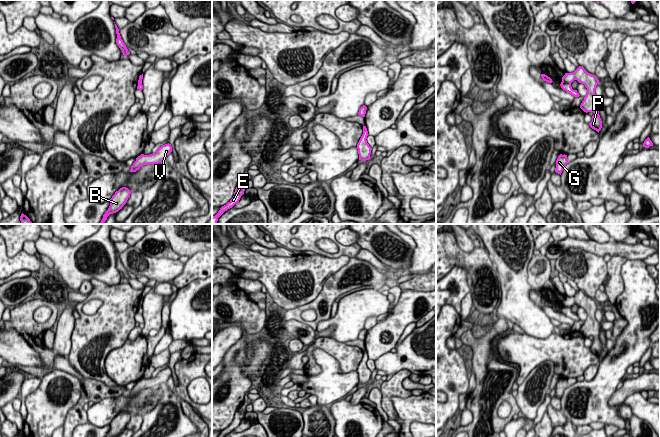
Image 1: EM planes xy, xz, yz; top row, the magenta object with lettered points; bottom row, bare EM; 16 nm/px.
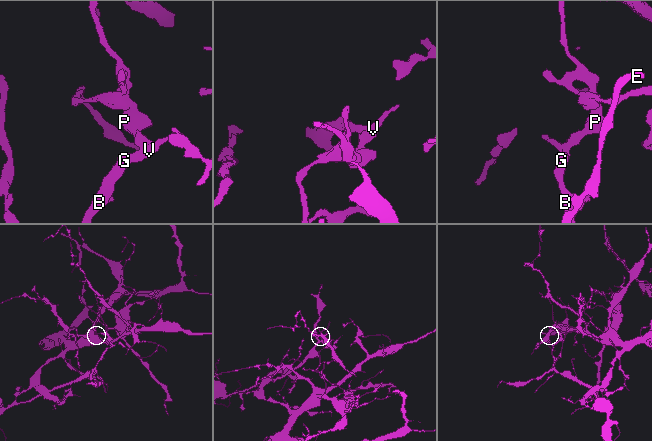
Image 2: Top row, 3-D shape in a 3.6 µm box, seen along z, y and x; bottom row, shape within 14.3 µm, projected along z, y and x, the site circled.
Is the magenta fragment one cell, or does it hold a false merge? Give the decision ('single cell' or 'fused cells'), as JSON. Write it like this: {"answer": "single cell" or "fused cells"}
{"answer": "fused cells"}

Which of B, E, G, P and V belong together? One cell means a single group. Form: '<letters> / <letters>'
B G P V / E

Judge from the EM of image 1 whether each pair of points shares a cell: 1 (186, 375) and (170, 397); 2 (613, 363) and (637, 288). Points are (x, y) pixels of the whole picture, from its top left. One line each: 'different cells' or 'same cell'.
1: different cells
2: same cell

